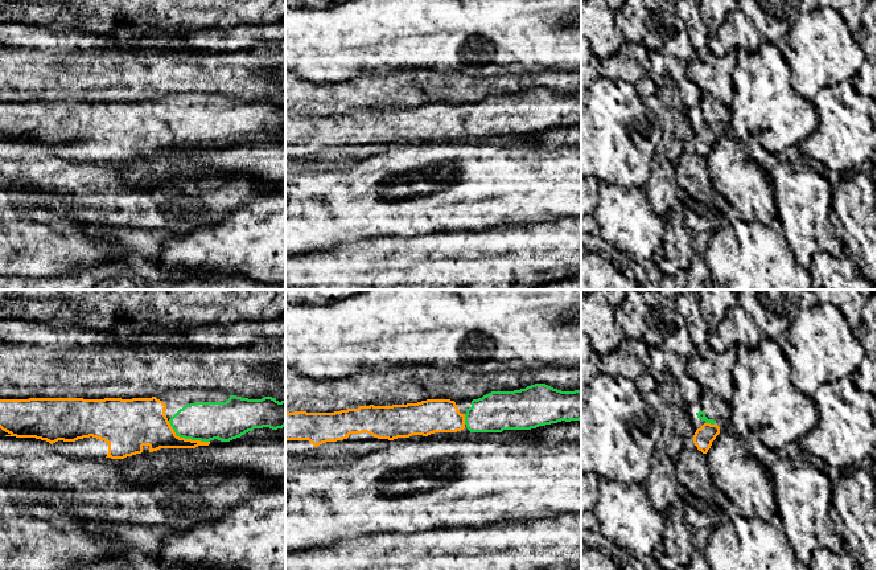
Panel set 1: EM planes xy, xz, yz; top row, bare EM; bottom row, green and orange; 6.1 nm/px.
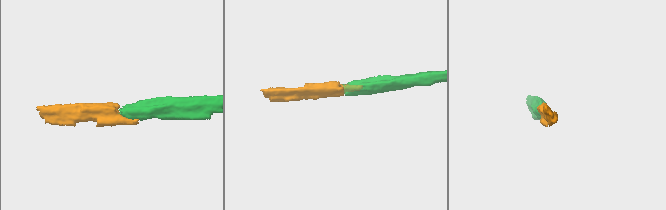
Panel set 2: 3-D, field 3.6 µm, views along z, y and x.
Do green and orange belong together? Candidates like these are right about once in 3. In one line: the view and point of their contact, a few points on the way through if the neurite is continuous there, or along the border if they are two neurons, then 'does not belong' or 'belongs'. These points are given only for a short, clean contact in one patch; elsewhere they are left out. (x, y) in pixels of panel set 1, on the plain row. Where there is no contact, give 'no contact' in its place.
contact xy (186, 142); way xy (204, 124), (186, 142), (157, 136), (148, 128); belongs

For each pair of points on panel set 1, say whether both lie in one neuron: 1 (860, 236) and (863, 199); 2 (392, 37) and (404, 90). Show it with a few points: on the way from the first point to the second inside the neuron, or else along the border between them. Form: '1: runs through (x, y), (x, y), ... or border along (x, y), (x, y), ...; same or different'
1: runs through (860, 226), (860, 208); same
2: border along (431, 69), (391, 69), (369, 74); different

